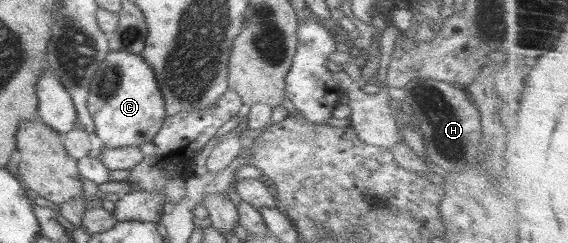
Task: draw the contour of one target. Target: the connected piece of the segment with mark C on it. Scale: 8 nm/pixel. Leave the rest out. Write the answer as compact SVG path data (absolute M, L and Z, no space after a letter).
M109 50L90 82L87 108L93 119L94 134L111 148L145 144L158 133L167 115L151 65L141 54L128 50Z

